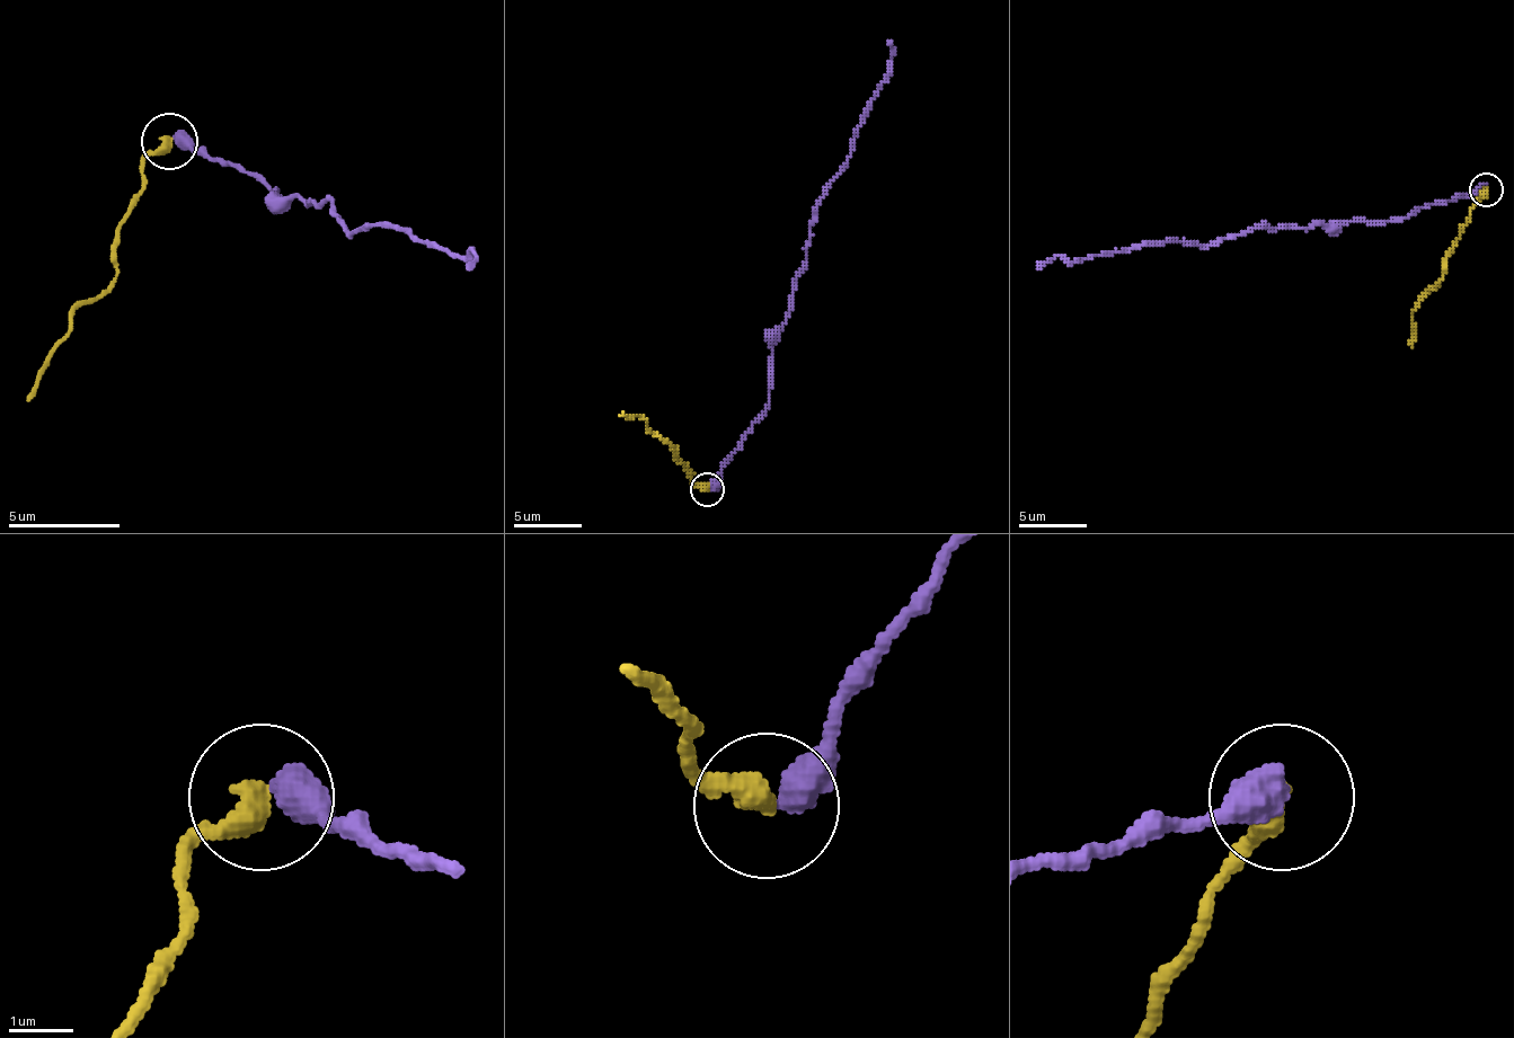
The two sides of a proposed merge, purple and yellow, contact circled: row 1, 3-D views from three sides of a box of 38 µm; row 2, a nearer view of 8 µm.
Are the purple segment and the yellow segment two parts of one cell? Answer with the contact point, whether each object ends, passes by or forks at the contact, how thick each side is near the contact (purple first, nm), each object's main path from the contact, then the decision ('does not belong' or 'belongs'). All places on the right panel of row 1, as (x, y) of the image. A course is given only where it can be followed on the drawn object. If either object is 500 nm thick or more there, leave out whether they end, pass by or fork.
at (1486, 189); 550 nm thick on the purple side, 400 nm on the other; purple runs (1487, 187), (1415, 207), (1398, 221), (1263, 228), (1197, 245), (1157, 241), (1074, 262), (1057, 255), (1037, 269); yellow runs (1487, 191), (1453, 248), (1446, 273), (1411, 313), (1411, 347); does not belong

